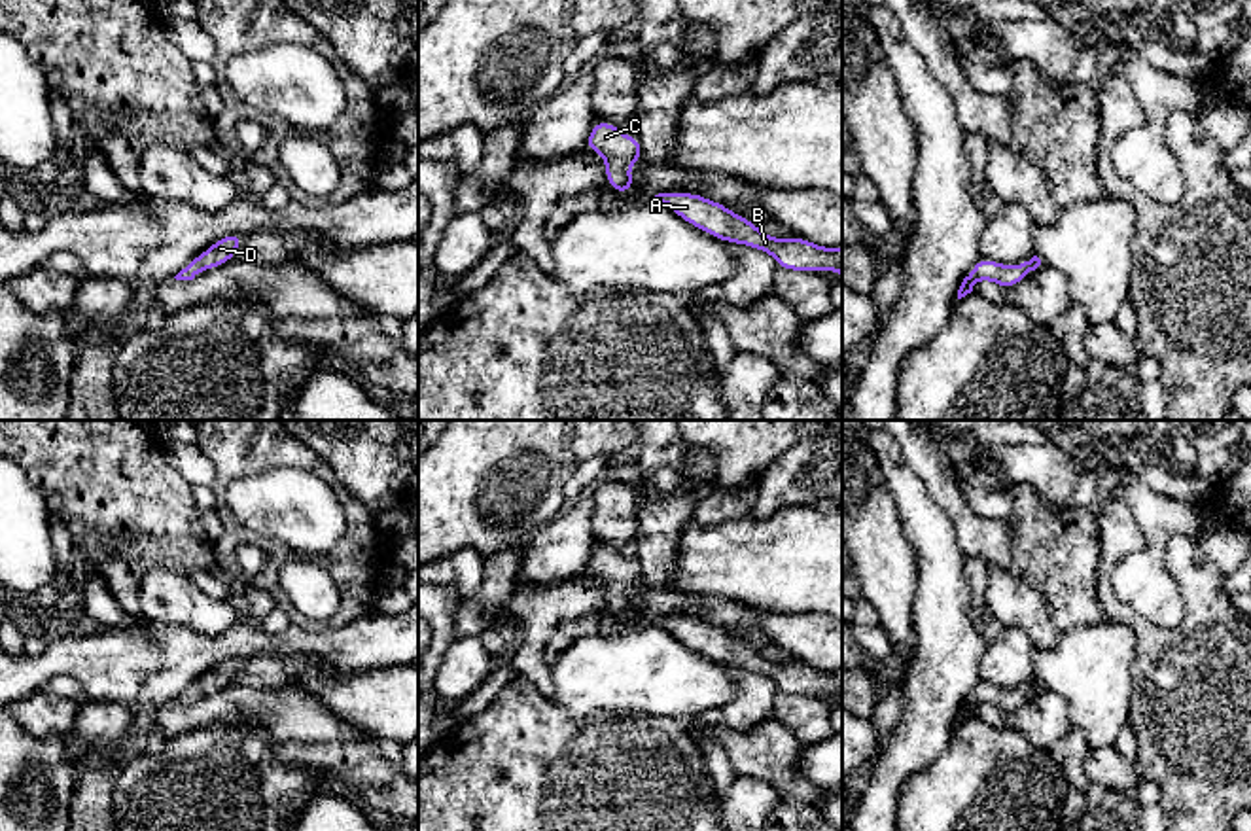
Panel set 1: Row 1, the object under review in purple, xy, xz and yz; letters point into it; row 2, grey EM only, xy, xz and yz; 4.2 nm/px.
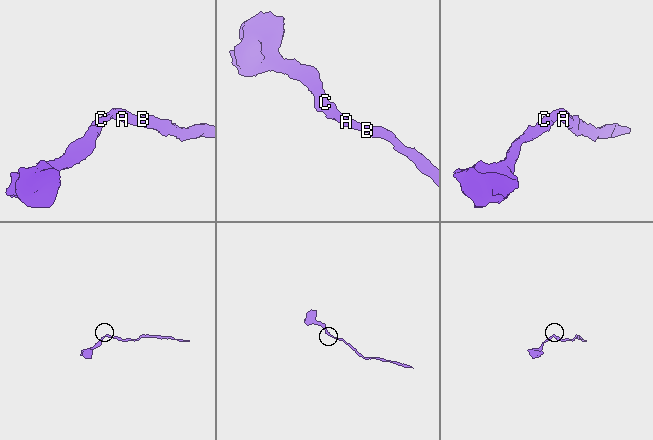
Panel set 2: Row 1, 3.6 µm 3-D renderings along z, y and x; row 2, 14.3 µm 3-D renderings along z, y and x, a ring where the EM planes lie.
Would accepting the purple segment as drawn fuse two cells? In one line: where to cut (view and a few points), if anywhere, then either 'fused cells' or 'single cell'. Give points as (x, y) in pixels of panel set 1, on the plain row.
cut none; single cell

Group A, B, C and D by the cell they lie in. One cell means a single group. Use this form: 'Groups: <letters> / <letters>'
Groups: A B C D

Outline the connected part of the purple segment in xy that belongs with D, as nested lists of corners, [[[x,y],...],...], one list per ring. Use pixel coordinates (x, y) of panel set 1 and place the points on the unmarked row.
[[[227,659],[216,664],[208,674],[191,683],[174,702],[193,704],[199,697],[231,685],[235,676],[242,670],[242,666],[242,659]]]

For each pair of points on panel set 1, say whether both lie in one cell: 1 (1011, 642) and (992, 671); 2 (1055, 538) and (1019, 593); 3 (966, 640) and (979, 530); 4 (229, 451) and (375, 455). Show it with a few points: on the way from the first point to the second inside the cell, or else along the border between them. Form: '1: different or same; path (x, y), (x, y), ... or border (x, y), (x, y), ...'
1: same; path (1011, 650), (1000, 663)
2: different; border (1021, 574), (1039, 595), (1051, 619)
3: different; border (947, 515), (956, 530), (958, 544), (968, 555)
4: different; border (298, 440), (307, 443), (330, 466), (345, 489)

